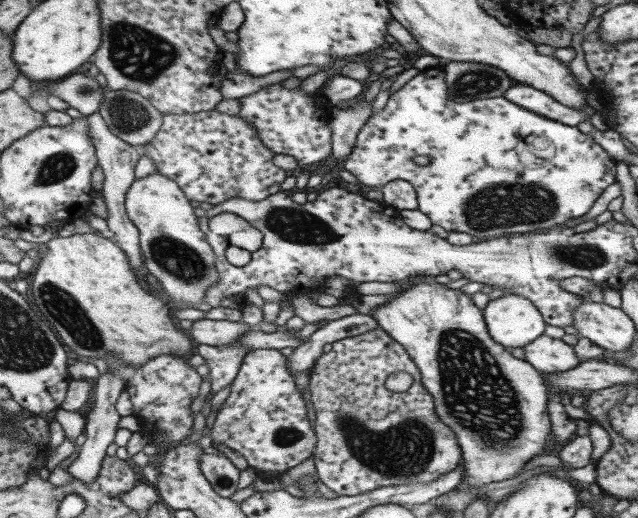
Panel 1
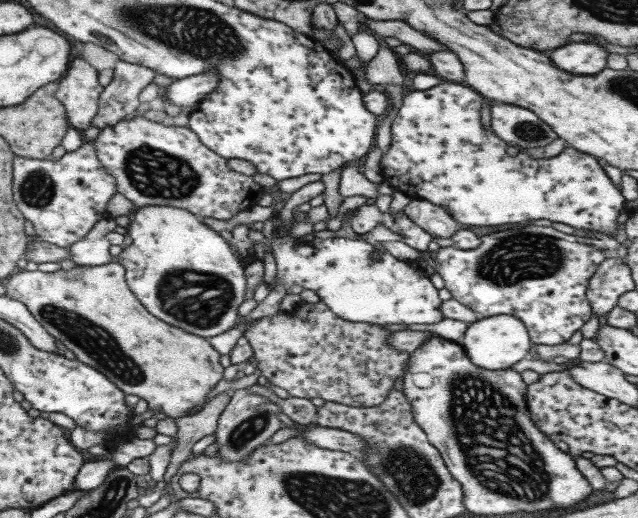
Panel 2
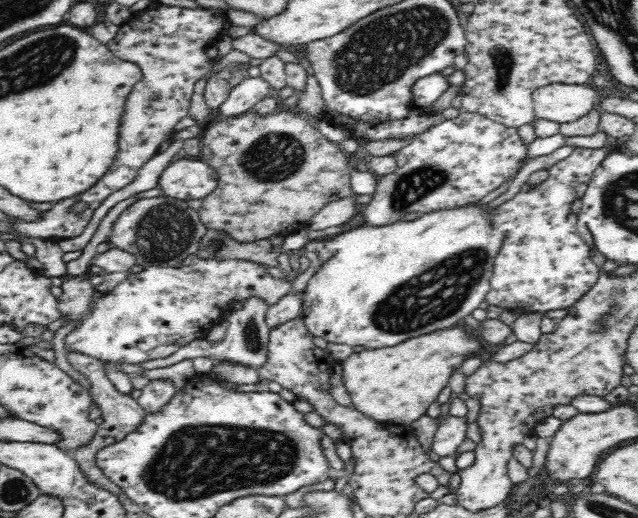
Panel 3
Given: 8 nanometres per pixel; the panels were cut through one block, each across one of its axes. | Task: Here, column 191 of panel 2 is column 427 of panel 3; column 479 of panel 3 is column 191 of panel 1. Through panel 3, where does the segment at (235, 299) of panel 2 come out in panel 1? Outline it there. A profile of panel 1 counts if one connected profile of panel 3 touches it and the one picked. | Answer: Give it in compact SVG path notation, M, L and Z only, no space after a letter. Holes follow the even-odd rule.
M155 171L145 178L132 180L125 192L124 208L127 217L138 229L138 244L144 269L149 273L151 282L159 282L161 288L165 290L165 294L169 296L166 300L167 303L172 308L199 306L203 302L207 288L213 287L218 282L219 274L214 268L215 254L200 232L198 218L195 217L190 201L183 191L173 180L169 180Z

